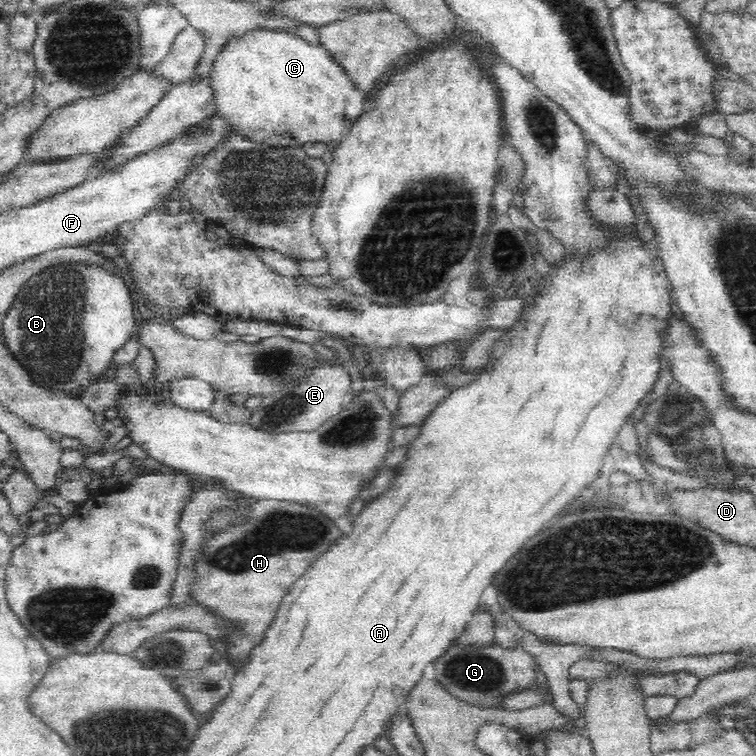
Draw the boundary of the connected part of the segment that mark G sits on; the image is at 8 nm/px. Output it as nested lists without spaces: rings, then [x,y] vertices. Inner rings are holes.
[[[454,640],[429,667],[430,674],[452,696],[476,707],[502,709],[501,702],[509,694],[536,685],[536,659],[522,647],[514,650],[502,648],[495,640],[490,644],[460,644]]]

